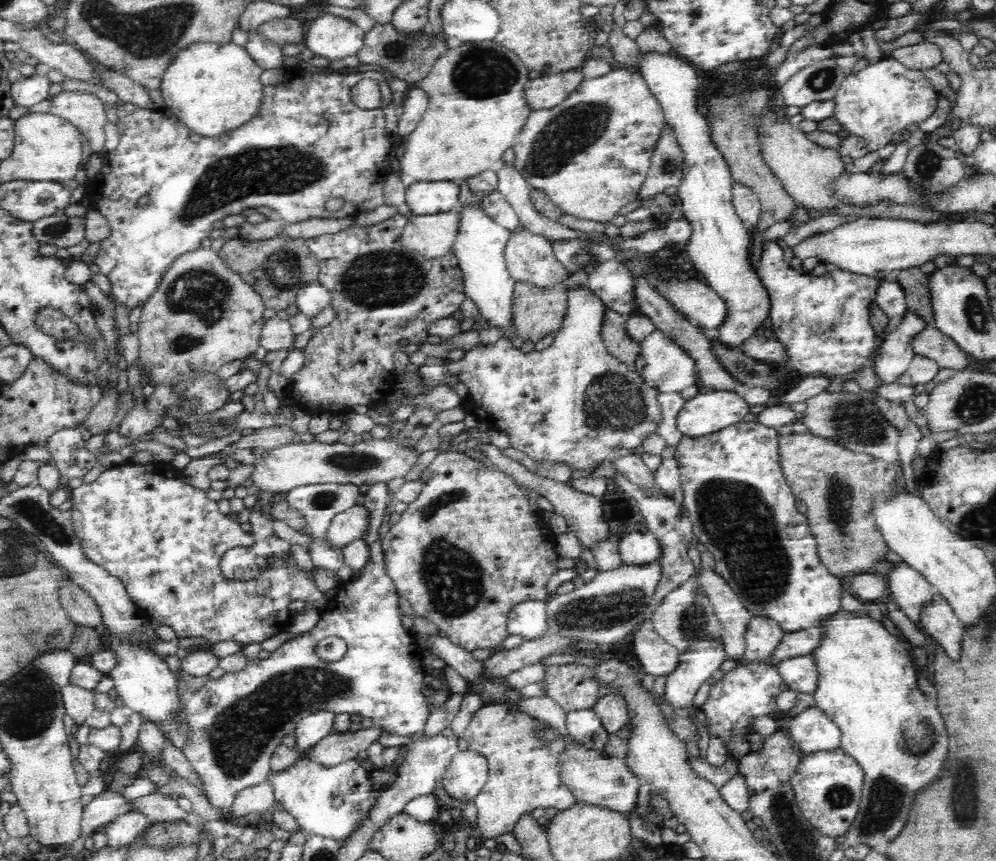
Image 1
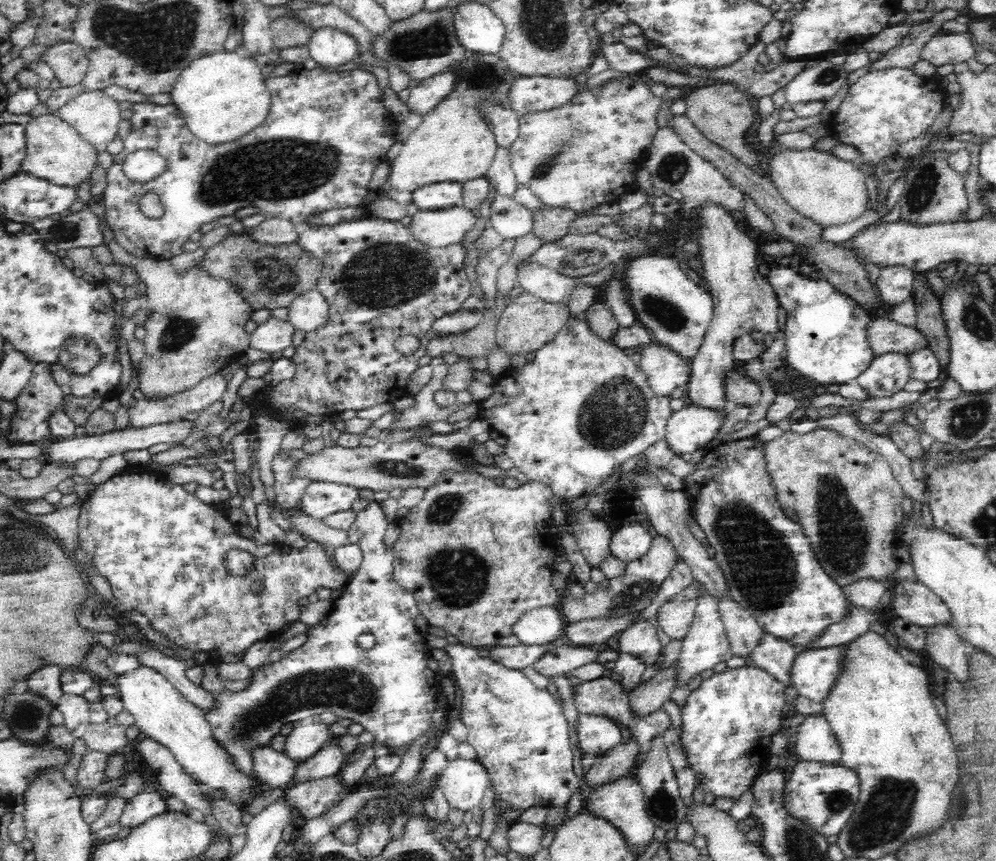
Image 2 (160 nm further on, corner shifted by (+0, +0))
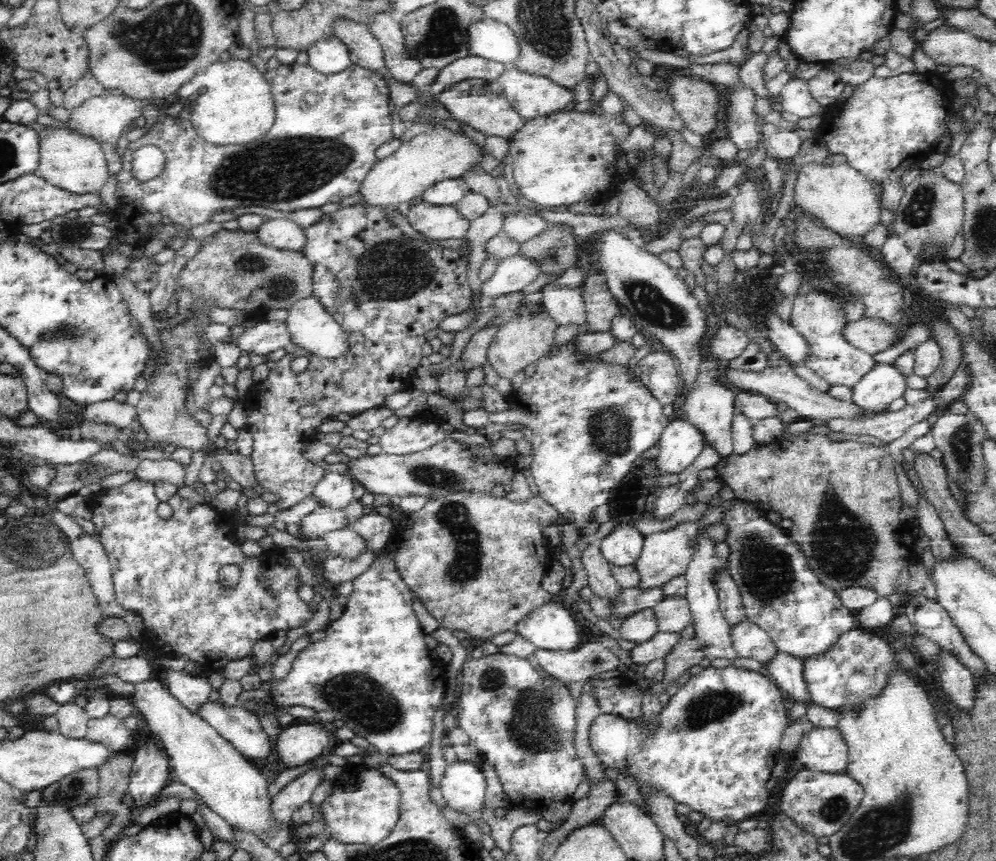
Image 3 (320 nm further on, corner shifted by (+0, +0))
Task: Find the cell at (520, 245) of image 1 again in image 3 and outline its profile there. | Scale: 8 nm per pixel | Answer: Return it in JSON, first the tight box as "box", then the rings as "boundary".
{"box":[541,284,585,328],"boundary":[[[543,284],[541,304],[559,325],[576,323],[585,328],[585,304],[581,286],[568,288],[564,284]]]}

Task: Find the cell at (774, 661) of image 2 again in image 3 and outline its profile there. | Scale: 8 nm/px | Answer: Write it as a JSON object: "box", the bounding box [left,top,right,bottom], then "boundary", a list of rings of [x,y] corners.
{"box":[766,650,810,703],"boundary":[[[778,650],[768,662],[766,670],[770,678],[784,692],[789,703],[810,703],[809,694],[803,679],[803,659],[793,656],[788,652]]]}

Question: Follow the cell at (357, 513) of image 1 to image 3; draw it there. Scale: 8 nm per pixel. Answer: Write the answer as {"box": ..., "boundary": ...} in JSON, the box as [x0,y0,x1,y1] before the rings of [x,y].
{"box":[300,508,348,538],"boundary":[[[315,508],[300,520],[302,534],[307,538],[319,538],[324,533],[348,527],[348,517],[342,510]]]}

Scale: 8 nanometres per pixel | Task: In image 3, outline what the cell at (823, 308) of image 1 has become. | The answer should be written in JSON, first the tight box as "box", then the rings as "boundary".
{"box":[789,290,875,388],"boundary":[[[810,290],[807,294],[797,294],[792,304],[789,321],[807,344],[807,356],[798,364],[816,372],[829,385],[853,388],[875,365],[871,354],[860,350],[846,339],[845,328],[850,320],[844,310],[844,302],[840,302],[838,298],[834,298],[828,292]]]}

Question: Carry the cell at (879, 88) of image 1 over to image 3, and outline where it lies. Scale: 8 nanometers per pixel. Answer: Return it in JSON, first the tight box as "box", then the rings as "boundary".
{"box":[819,73,954,211],"boundary":[[[934,73],[899,74],[880,78],[870,77],[866,82],[855,87],[853,95],[829,113],[825,124],[827,132],[820,136],[819,142],[826,145],[830,155],[845,155],[847,163],[858,170],[871,184],[882,187],[879,204],[881,208],[896,211],[897,204],[904,192],[901,179],[910,167],[910,161],[918,162],[935,151],[935,141],[947,130],[947,115],[952,111],[954,92],[948,87],[943,77]]]}

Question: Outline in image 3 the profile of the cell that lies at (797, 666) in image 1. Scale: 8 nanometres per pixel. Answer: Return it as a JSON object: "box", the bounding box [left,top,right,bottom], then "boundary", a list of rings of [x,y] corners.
{"box":[803,628,900,710],"boundary":[[[854,628],[838,637],[826,652],[808,656],[803,660],[803,679],[810,702],[838,710],[843,704],[855,705],[876,696],[887,674],[900,668],[899,657],[888,645],[890,640]]]}

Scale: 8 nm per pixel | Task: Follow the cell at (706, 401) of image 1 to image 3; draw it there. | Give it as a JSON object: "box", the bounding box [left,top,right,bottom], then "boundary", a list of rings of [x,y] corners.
{"box":[654,417,705,478],"boundary":[[[672,417],[657,442],[659,453],[654,459],[658,478],[662,474],[679,474],[692,464],[705,445],[702,429],[690,419]]]}

